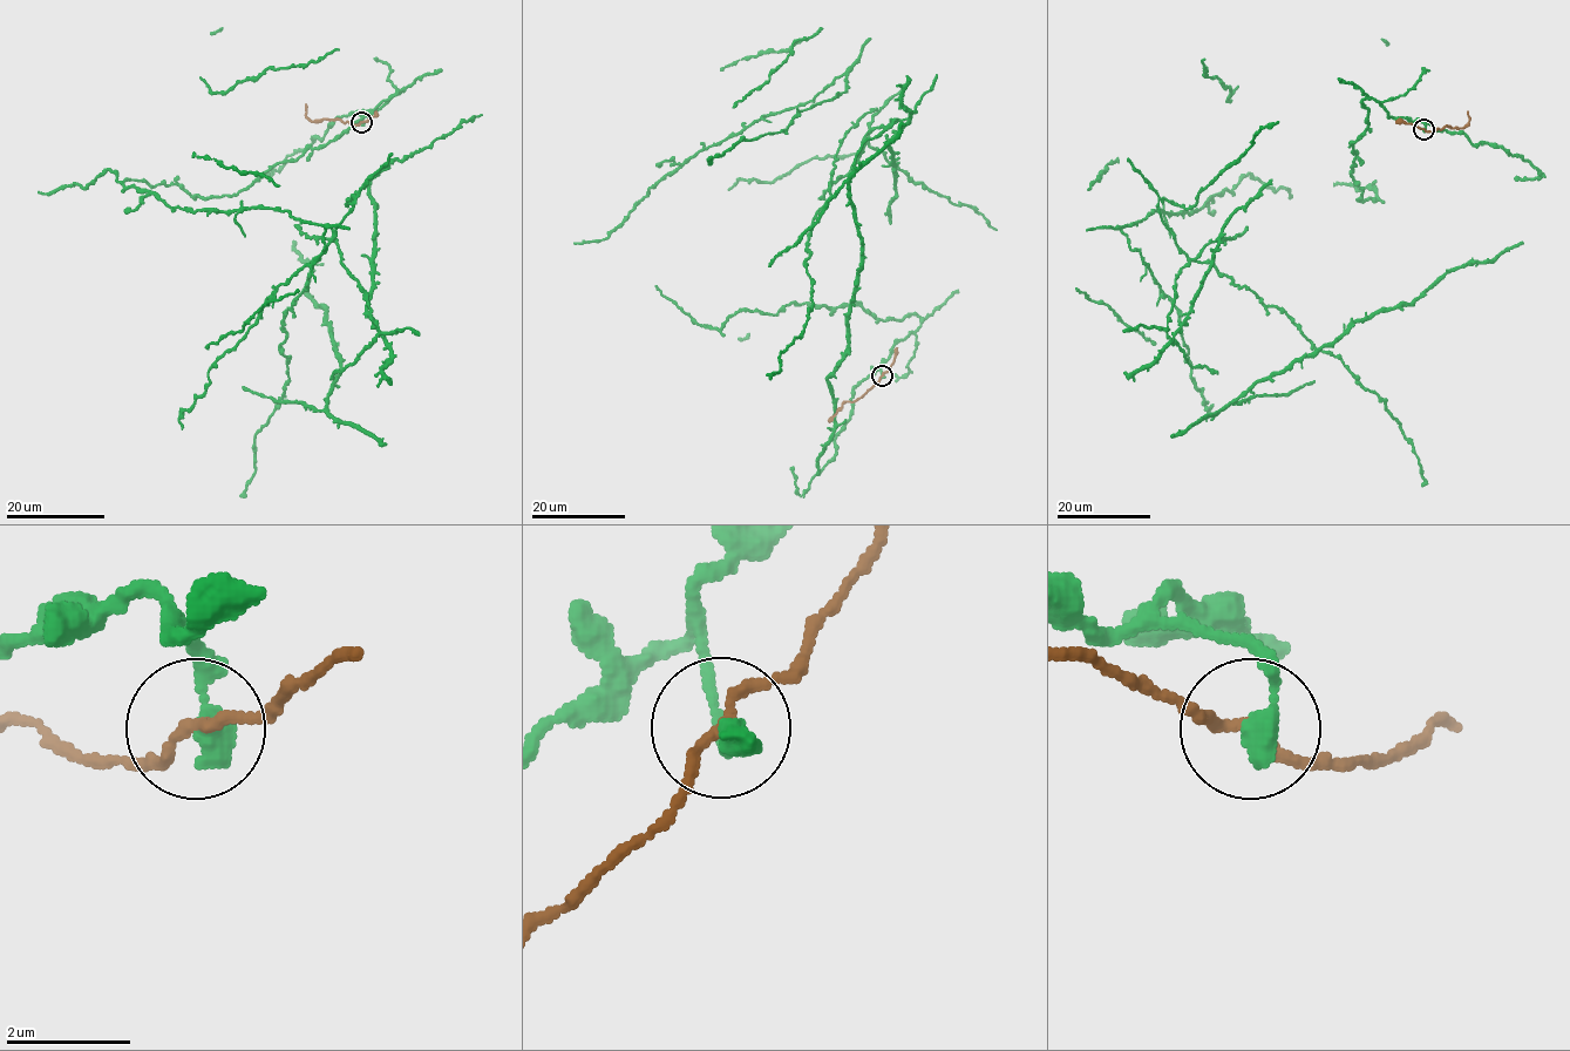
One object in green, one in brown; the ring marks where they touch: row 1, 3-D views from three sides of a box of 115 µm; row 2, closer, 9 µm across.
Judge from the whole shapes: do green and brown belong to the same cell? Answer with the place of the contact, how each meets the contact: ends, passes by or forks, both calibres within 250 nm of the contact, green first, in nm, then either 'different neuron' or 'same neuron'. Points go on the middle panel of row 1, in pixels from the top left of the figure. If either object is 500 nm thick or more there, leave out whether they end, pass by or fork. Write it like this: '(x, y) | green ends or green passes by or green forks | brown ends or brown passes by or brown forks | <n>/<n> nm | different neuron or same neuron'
(882, 375) | green ends | brown passes by | 440/160 nm | different neuron

